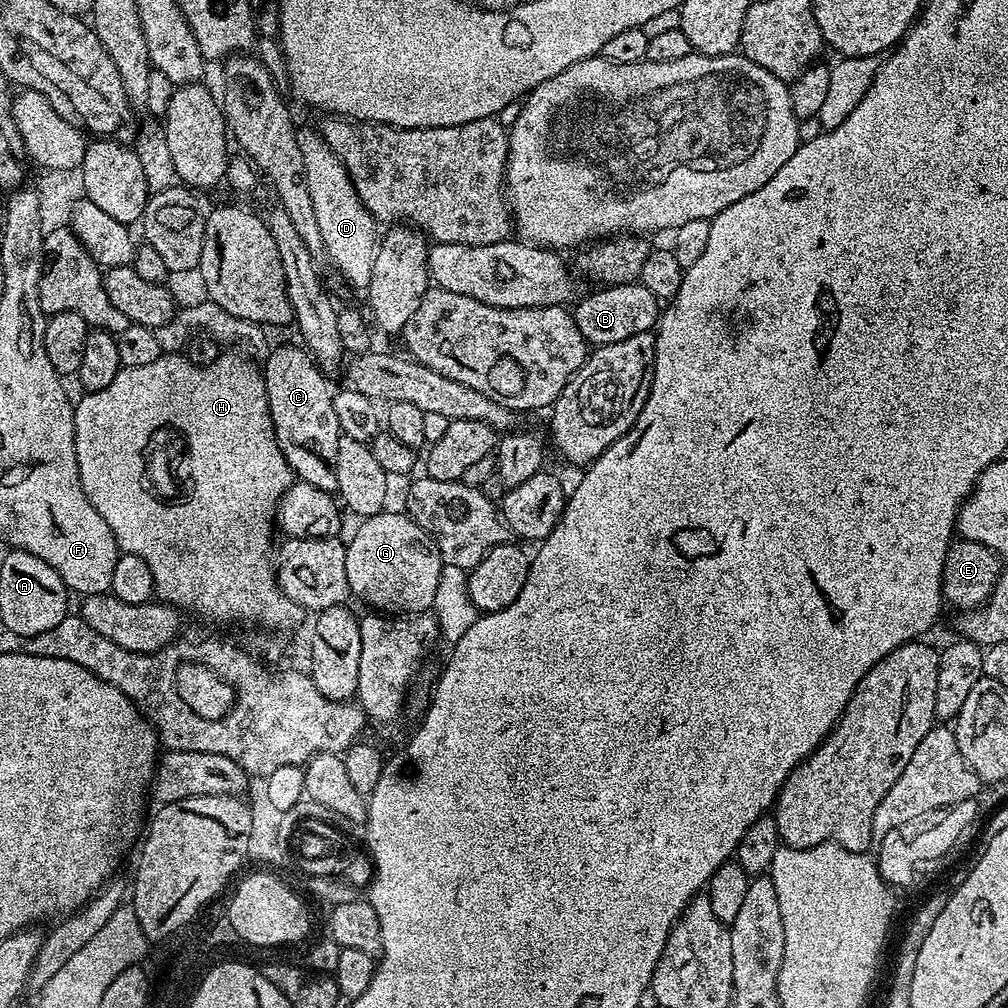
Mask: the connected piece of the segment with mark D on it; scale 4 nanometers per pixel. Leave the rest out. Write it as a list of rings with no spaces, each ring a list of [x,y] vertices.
[[[300,126],[296,129],[298,146],[303,158],[303,174],[308,186],[308,193],[312,200],[312,206],[316,214],[316,221],[324,240],[327,257],[337,264],[341,274],[354,286],[360,290],[367,289],[370,282],[370,276],[373,274],[374,258],[376,257],[376,245],[378,243],[377,221],[369,214],[361,199],[358,198],[356,187],[353,186],[349,172],[346,170],[343,162],[338,159],[329,148],[329,144],[319,134],[317,129],[310,126]]]

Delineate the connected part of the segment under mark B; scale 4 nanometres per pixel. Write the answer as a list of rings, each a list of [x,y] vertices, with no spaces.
[[[637,282],[600,286],[595,290],[597,292],[590,293],[584,301],[581,299],[574,308],[578,330],[582,330],[582,338],[588,341],[589,345],[599,346],[610,342],[622,342],[622,338],[651,332],[657,327],[662,315],[662,304],[654,294],[650,294],[650,290],[646,290],[646,286]]]

